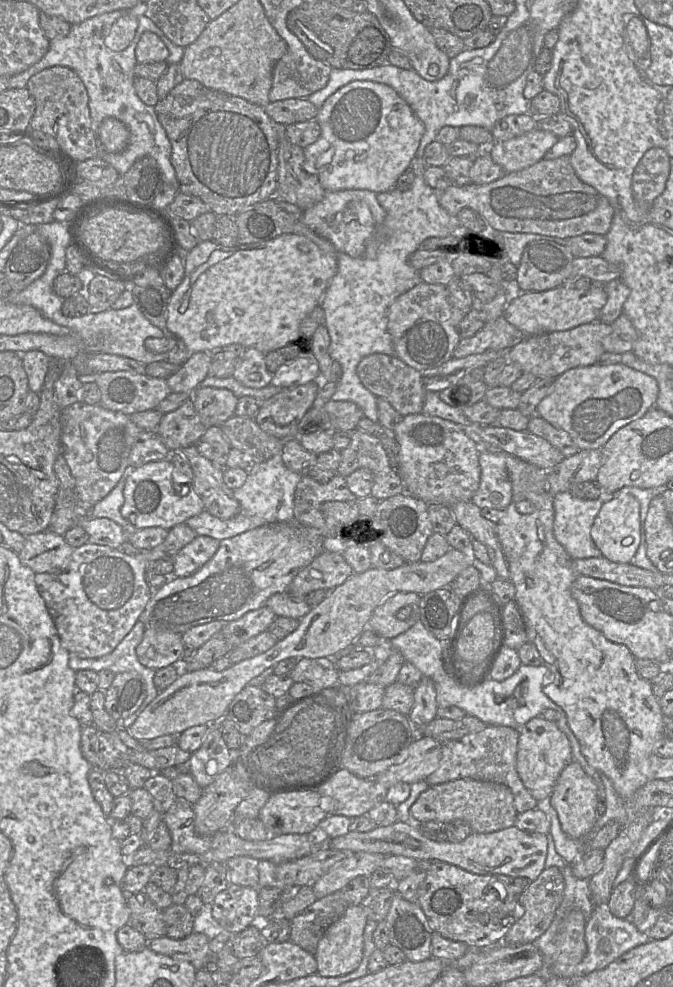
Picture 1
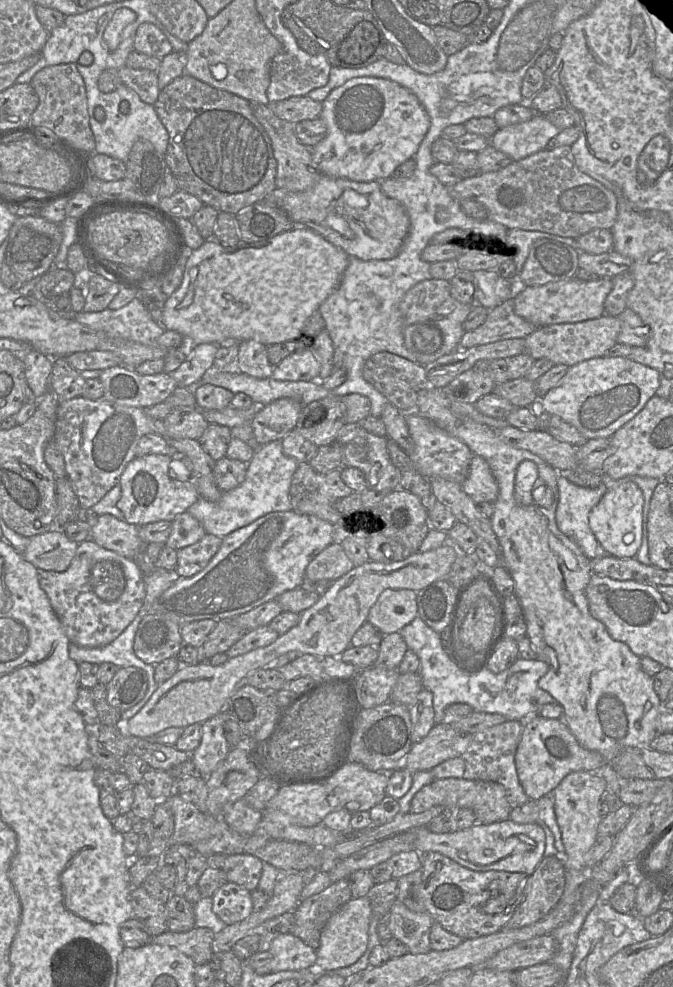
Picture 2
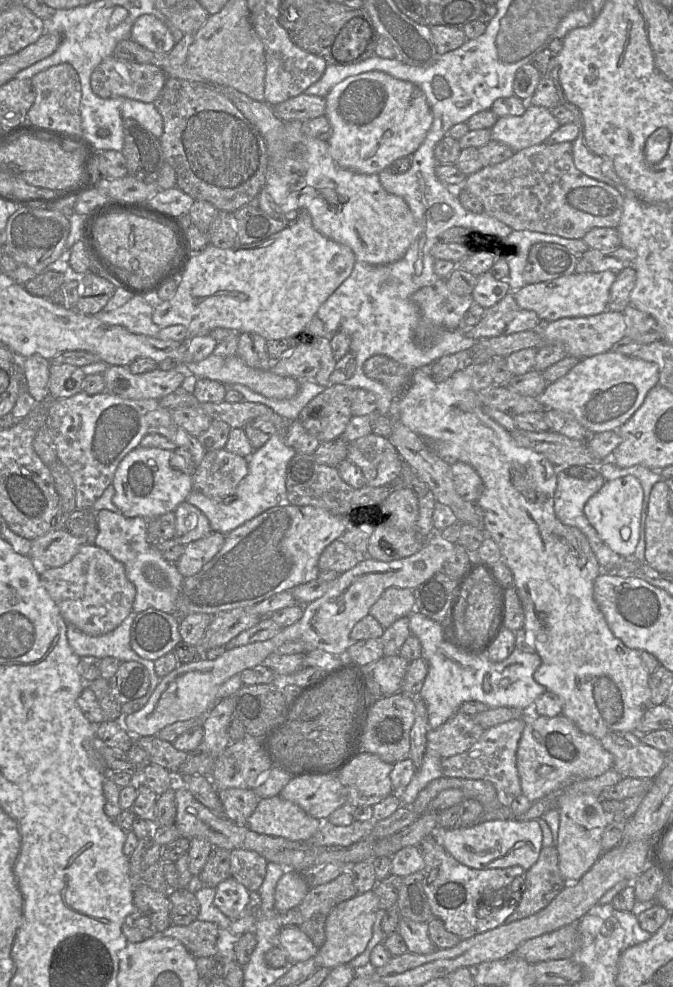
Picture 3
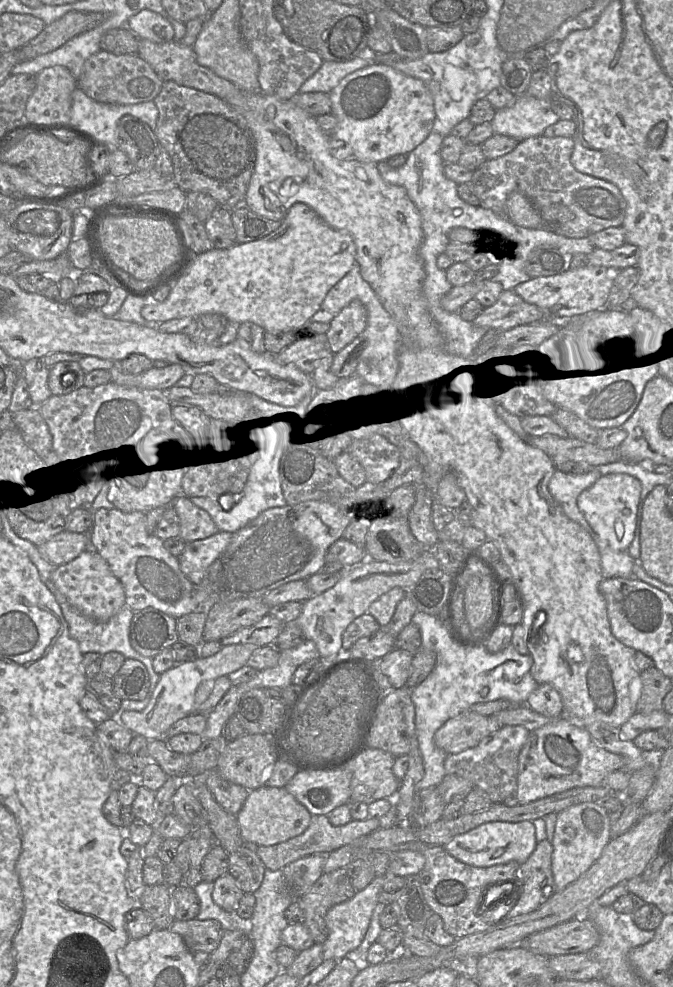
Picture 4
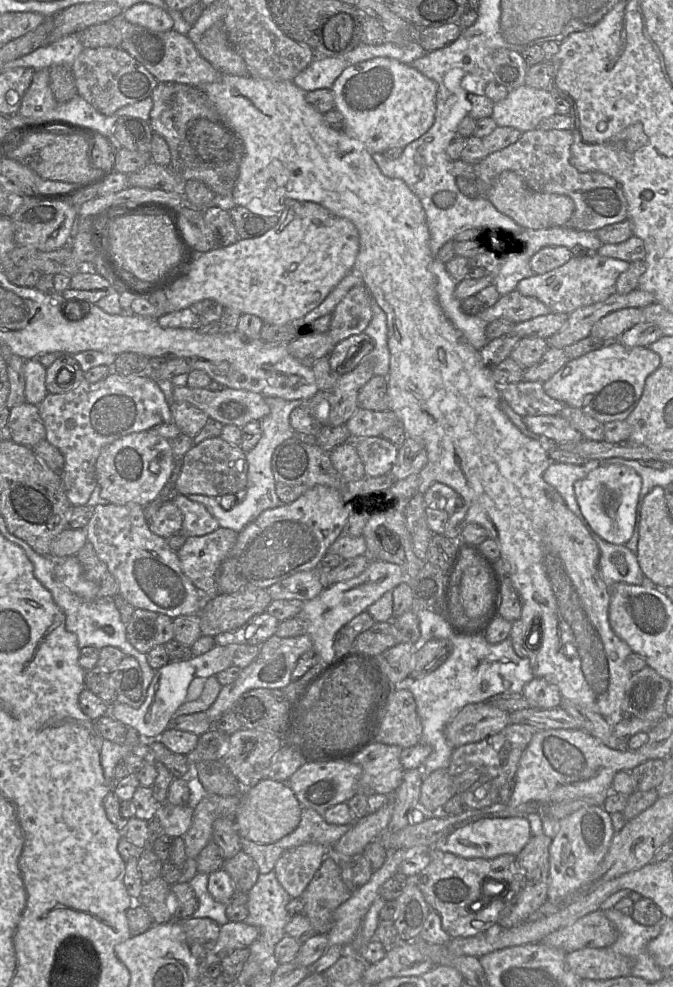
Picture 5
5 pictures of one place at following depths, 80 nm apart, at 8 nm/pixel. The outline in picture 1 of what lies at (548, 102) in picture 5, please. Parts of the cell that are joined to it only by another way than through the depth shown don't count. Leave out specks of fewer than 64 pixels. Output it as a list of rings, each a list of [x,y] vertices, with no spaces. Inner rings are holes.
[[[536,127],[532,131],[510,140],[494,142],[488,148],[483,148],[483,151],[487,151],[496,164],[501,166],[506,173],[510,173],[523,170],[543,159],[558,139],[551,132]]]

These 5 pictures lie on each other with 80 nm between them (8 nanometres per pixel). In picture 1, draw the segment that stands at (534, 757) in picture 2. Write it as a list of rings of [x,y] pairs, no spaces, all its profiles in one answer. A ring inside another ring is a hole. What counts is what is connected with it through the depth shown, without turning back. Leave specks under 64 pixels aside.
[[[542,716],[530,719],[519,732],[516,770],[537,801],[550,797],[562,770],[573,760],[570,742],[556,722]]]

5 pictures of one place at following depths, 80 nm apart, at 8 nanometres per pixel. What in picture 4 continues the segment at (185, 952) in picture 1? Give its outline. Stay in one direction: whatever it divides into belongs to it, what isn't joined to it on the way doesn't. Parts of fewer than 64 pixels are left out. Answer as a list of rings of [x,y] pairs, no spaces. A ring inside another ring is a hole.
[[[217,920],[173,921],[167,929],[180,935],[191,953],[213,953],[219,946],[223,929]]]

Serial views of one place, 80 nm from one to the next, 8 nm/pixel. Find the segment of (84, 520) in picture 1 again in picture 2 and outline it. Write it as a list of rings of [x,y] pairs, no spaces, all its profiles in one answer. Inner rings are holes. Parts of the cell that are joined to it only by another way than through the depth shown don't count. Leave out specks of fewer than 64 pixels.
[[[104,514],[91,526],[90,539],[105,549],[133,559],[145,545],[139,536],[140,527]]]

